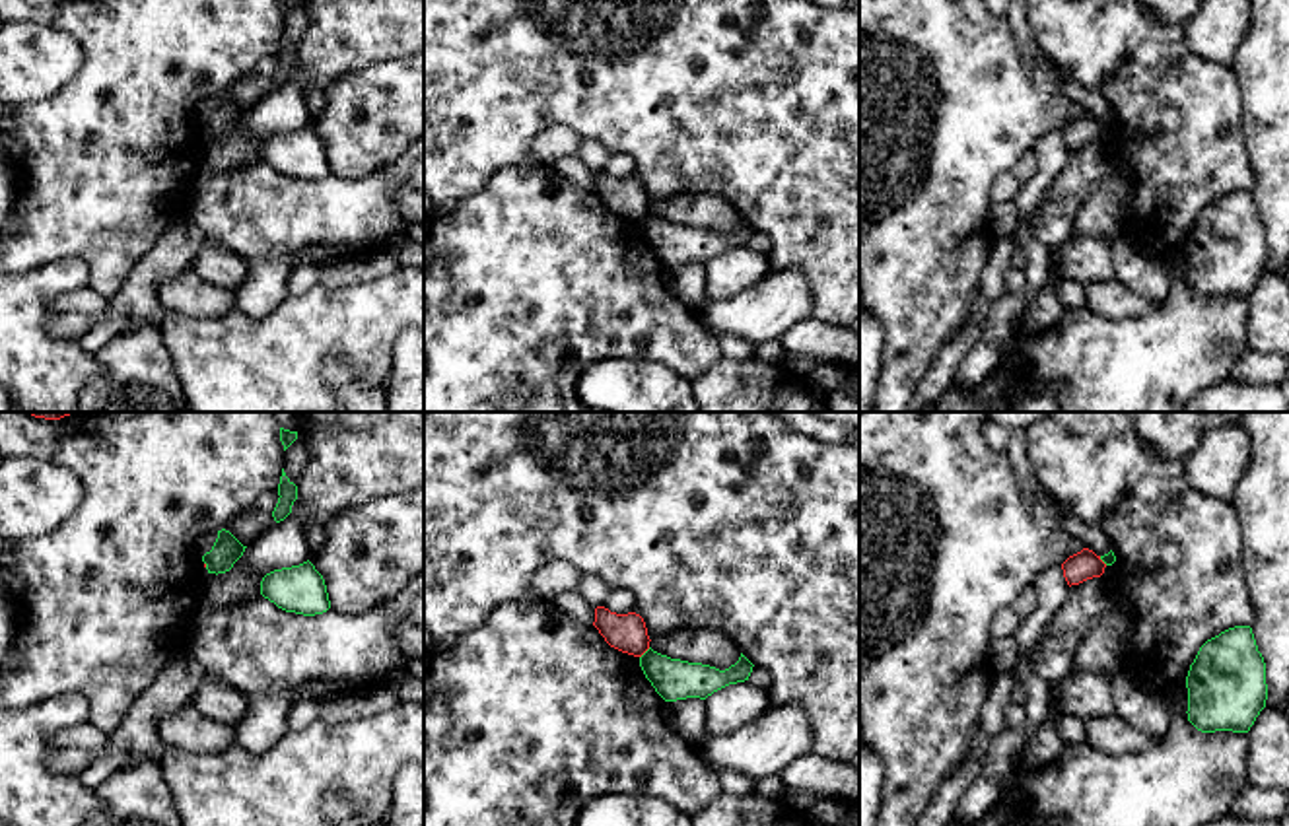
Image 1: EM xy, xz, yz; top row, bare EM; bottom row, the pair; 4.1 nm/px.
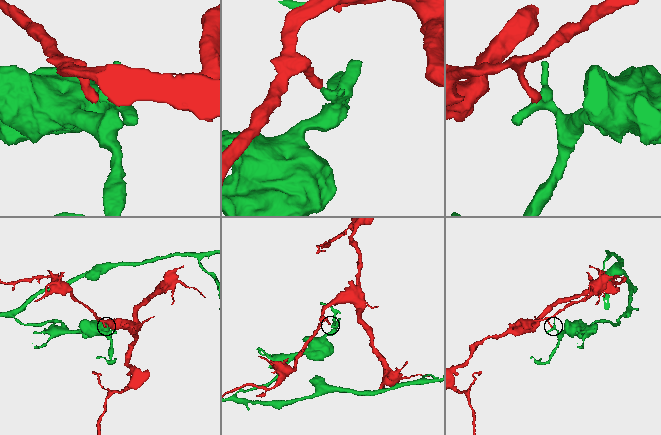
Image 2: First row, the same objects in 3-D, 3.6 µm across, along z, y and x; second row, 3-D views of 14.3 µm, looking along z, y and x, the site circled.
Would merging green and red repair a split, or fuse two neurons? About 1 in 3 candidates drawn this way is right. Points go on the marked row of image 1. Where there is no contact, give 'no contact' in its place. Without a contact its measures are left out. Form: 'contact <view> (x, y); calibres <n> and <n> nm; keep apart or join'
contact xz (644, 653); calibres 170 and 160 nm; keep apart

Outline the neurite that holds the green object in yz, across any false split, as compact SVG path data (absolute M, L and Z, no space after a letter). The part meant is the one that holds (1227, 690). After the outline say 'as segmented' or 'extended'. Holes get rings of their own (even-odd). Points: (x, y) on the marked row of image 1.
M1250 626L1207 639L1186 676L1188 721L1202 733L1248 733L1266 707L1266 663Z | as segmented

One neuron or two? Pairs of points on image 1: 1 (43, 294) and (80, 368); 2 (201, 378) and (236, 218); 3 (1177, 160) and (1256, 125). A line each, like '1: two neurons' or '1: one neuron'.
1: one neuron
2: two neurons
3: two neurons

